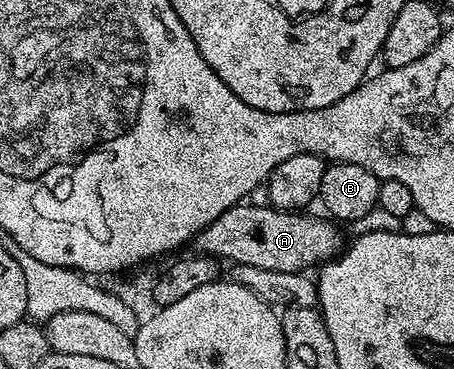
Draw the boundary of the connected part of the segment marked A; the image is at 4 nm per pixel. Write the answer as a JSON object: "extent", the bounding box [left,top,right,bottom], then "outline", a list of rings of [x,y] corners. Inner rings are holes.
{"extent":[194,202,346,272],"outline":[[[241,202],[236,205],[235,208],[226,210],[218,218],[214,218],[214,222],[207,224],[203,230],[197,234],[194,238],[194,245],[196,244],[195,251],[197,253],[203,254],[205,256],[210,256],[213,258],[219,258],[221,261],[232,260],[233,265],[245,264],[246,266],[254,266],[255,268],[261,268],[262,270],[282,270],[283,272],[304,272],[305,270],[312,270],[308,268],[315,269],[317,266],[323,266],[328,263],[329,260],[335,260],[337,256],[341,255],[346,248],[346,239],[340,233],[341,225],[339,223],[333,222],[331,219],[325,218],[323,215],[320,216],[304,216],[308,214],[301,214],[299,211],[295,212],[282,212],[278,208],[271,206],[263,206],[264,208],[259,208],[256,204],[248,204],[252,202]]]}

